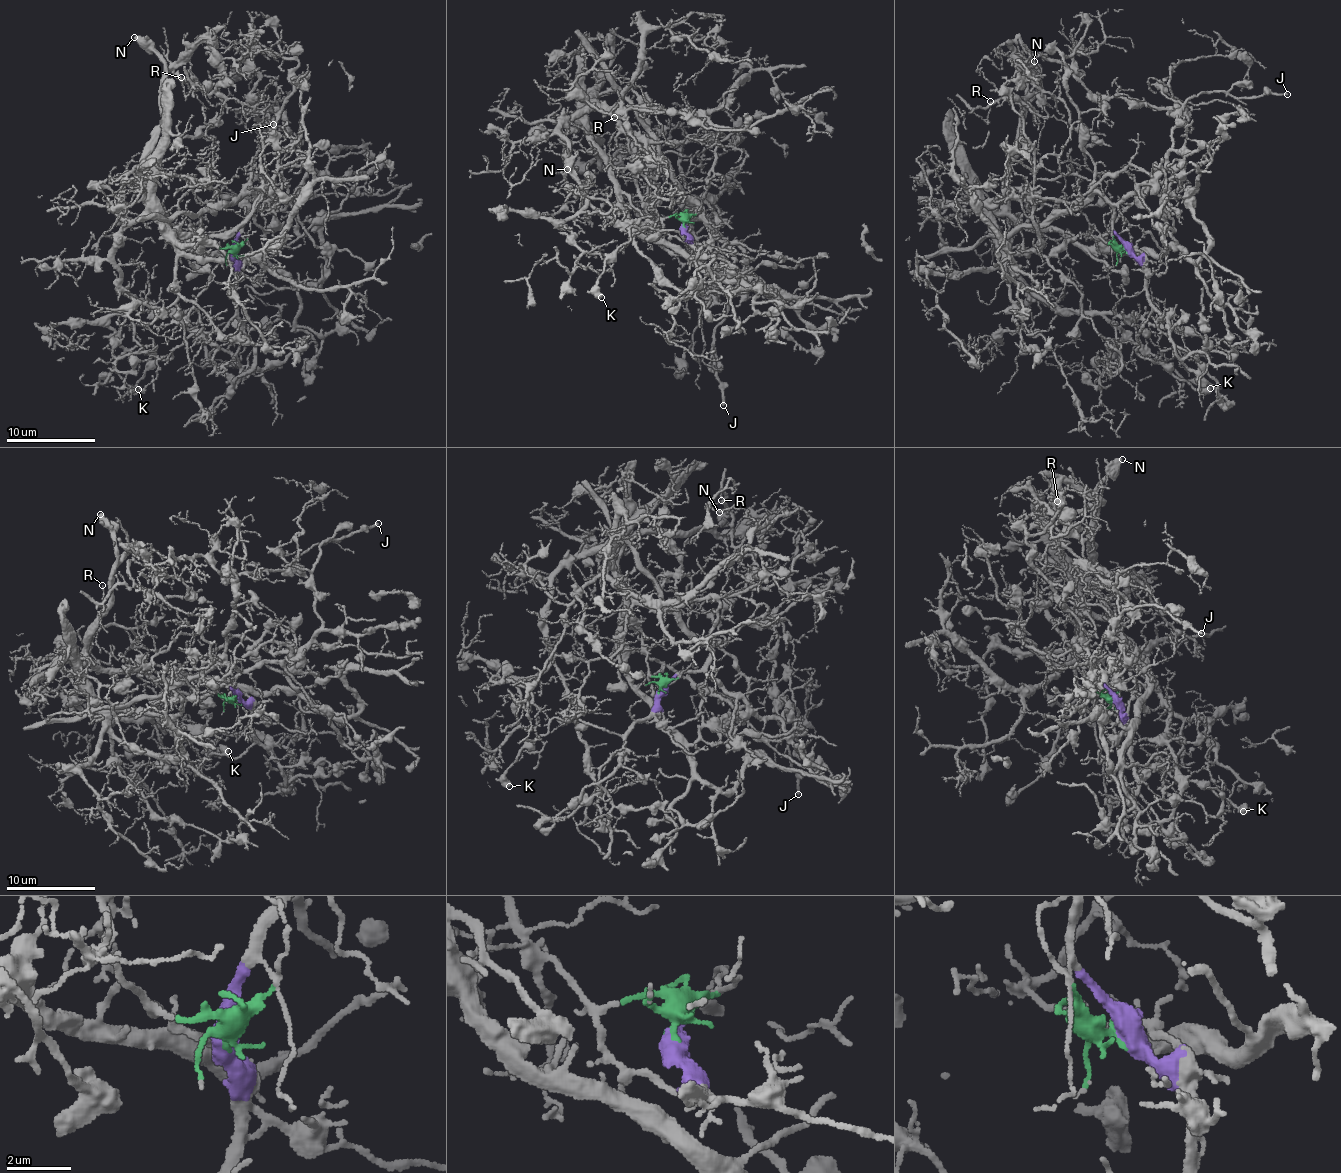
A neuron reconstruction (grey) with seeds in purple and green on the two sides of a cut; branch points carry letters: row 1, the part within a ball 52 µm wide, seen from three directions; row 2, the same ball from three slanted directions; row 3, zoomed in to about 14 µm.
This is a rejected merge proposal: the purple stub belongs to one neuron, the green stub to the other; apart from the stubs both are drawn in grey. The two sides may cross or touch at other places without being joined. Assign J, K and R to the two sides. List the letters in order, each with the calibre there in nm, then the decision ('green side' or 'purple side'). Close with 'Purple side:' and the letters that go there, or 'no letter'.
J: calibre 200 nm; purple side
K: calibre 650 nm; purple side
R: calibre 90 nm; green side
Purple side: J, K

